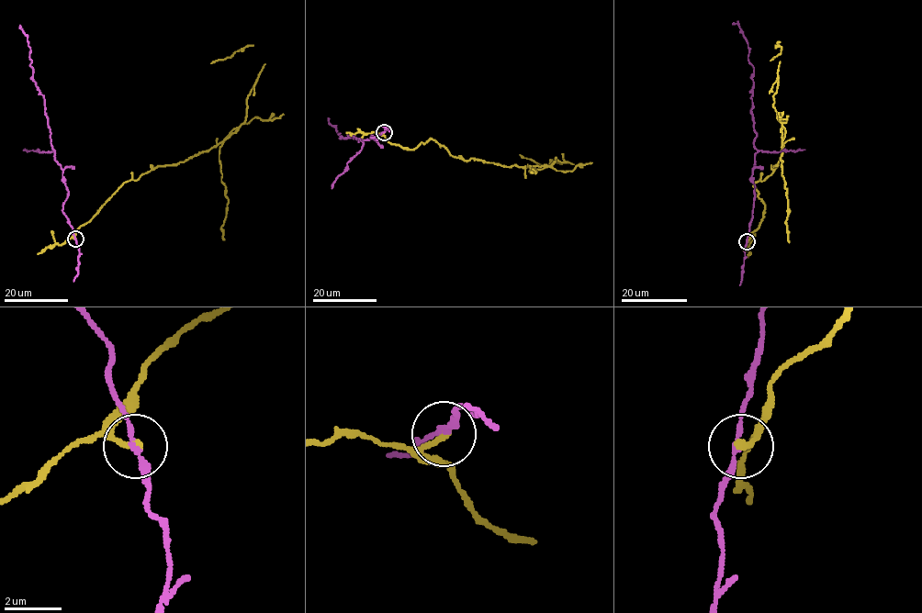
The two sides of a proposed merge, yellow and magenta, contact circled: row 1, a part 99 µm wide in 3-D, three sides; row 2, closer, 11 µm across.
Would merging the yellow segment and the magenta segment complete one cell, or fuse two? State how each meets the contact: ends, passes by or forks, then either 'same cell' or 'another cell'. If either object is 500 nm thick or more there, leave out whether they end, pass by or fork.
yellow ends | magenta passes by | another cell

